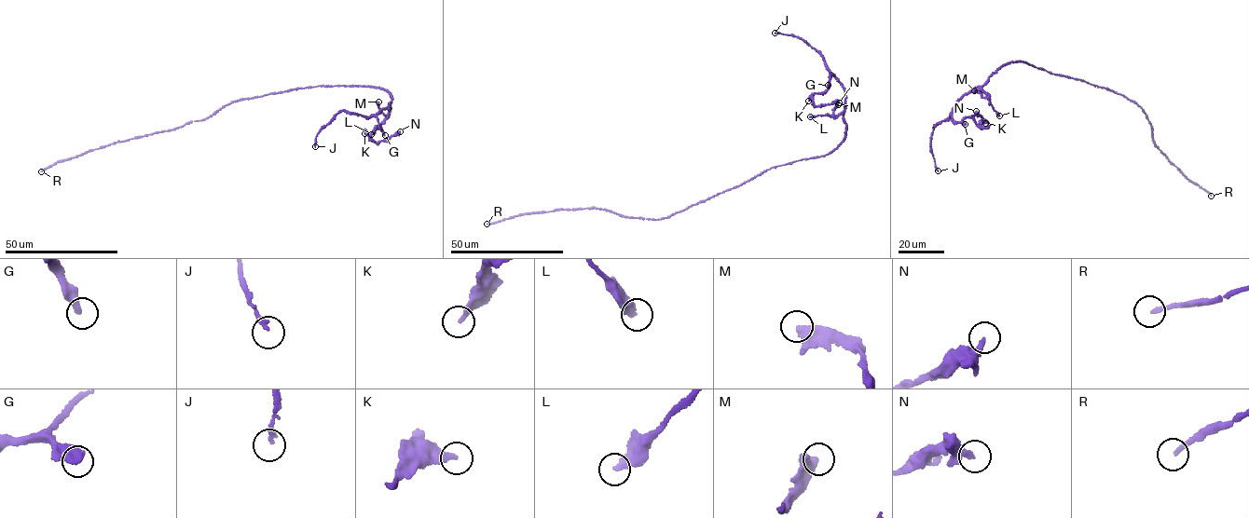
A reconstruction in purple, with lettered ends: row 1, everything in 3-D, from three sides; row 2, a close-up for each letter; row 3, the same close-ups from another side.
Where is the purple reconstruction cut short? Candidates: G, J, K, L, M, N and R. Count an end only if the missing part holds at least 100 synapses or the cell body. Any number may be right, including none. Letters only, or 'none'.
R

